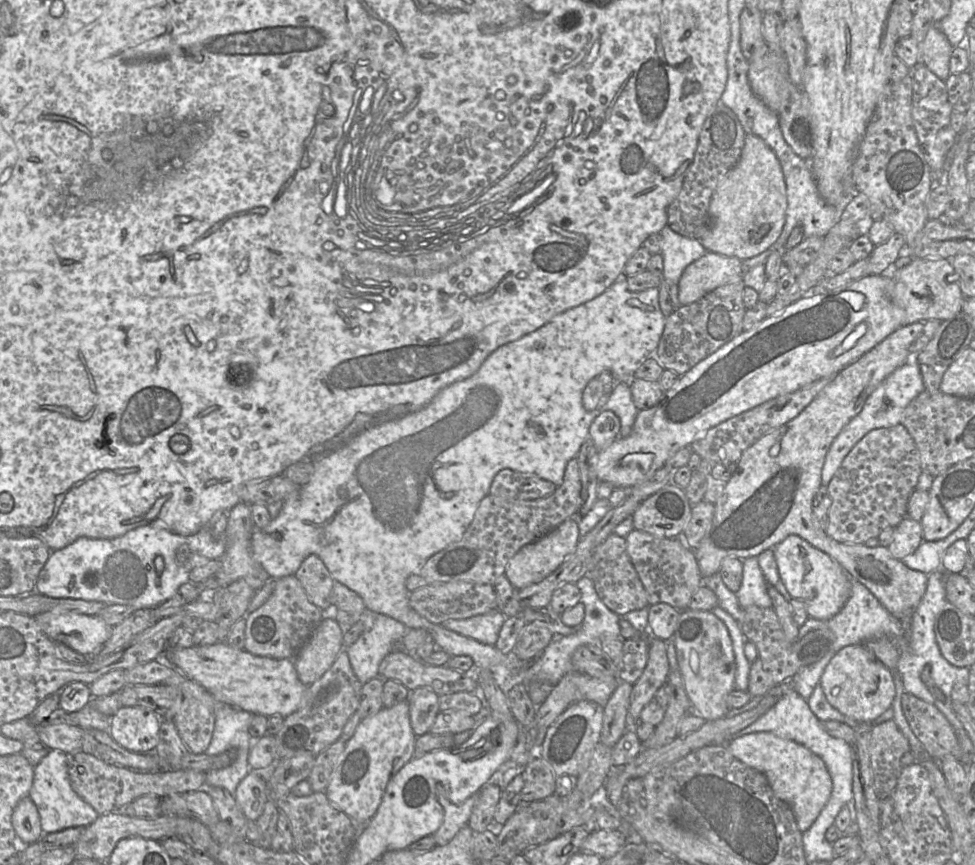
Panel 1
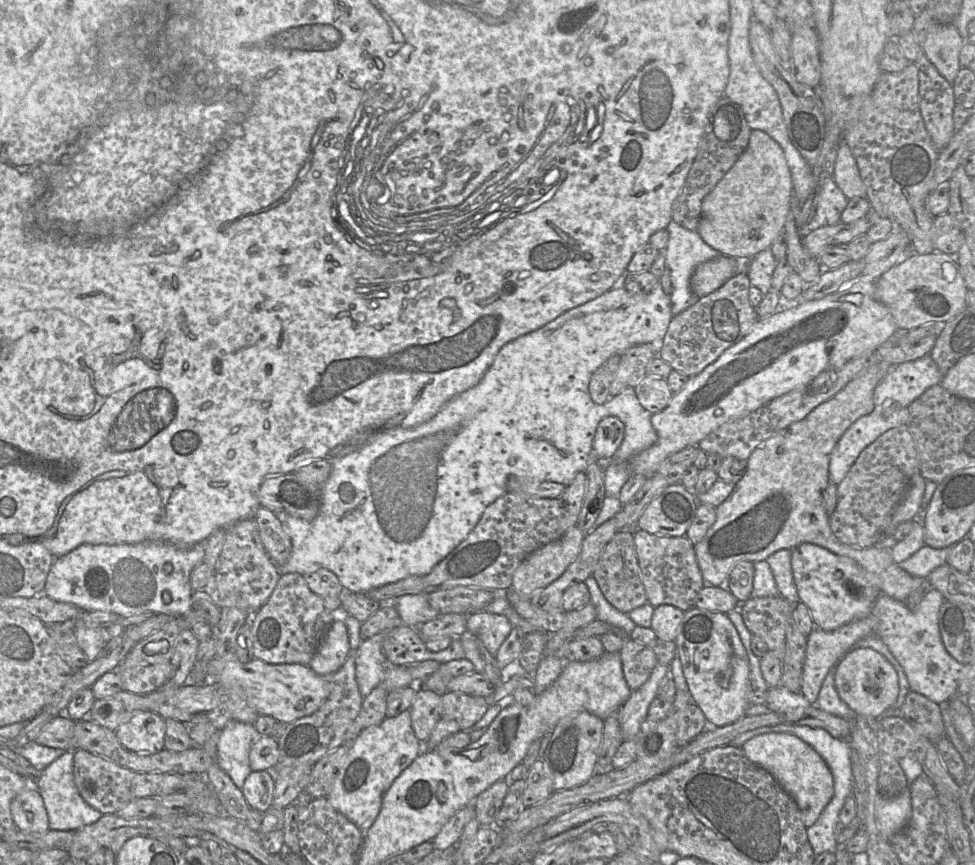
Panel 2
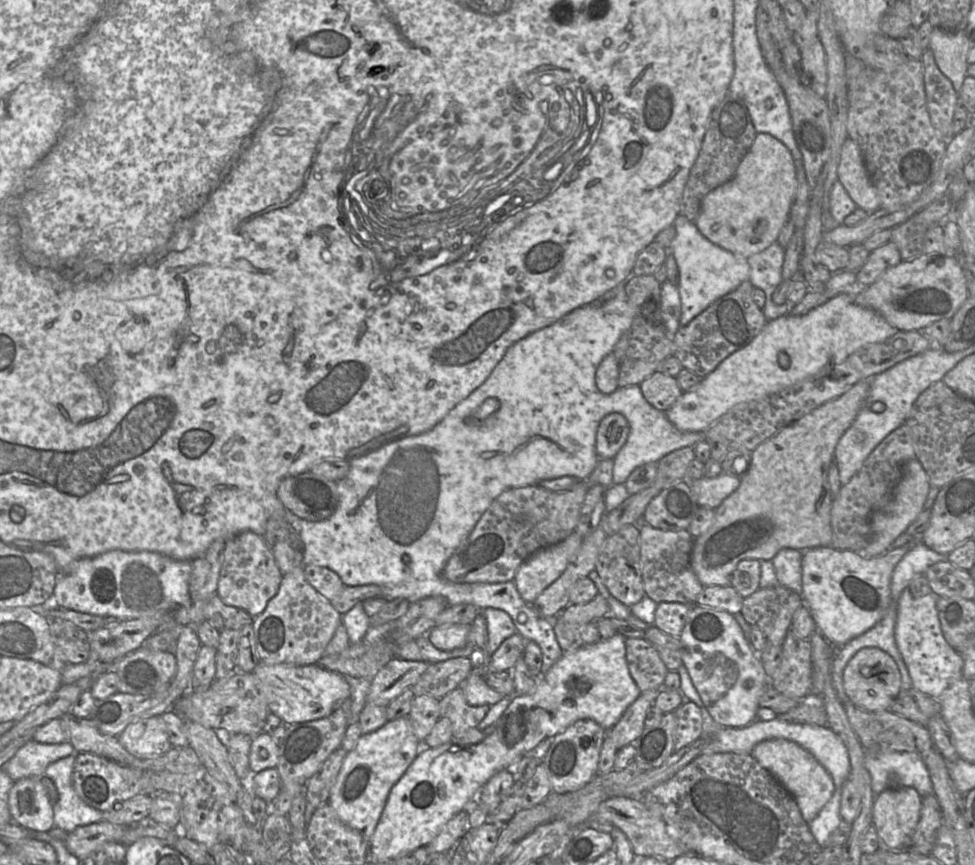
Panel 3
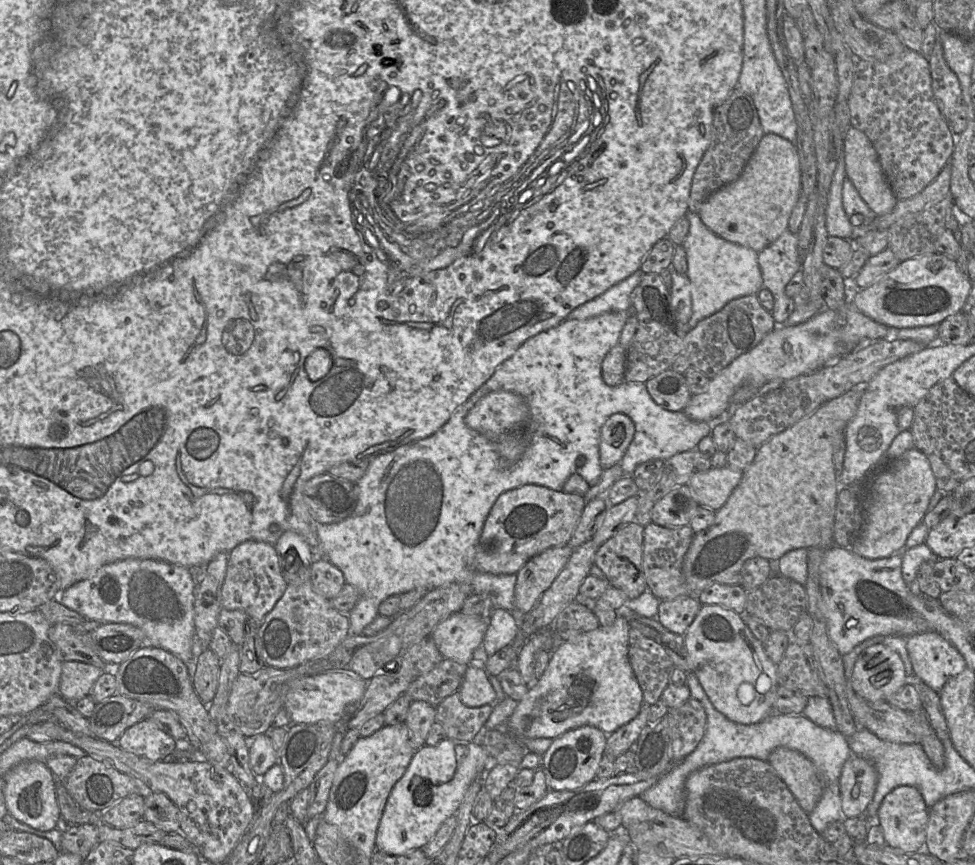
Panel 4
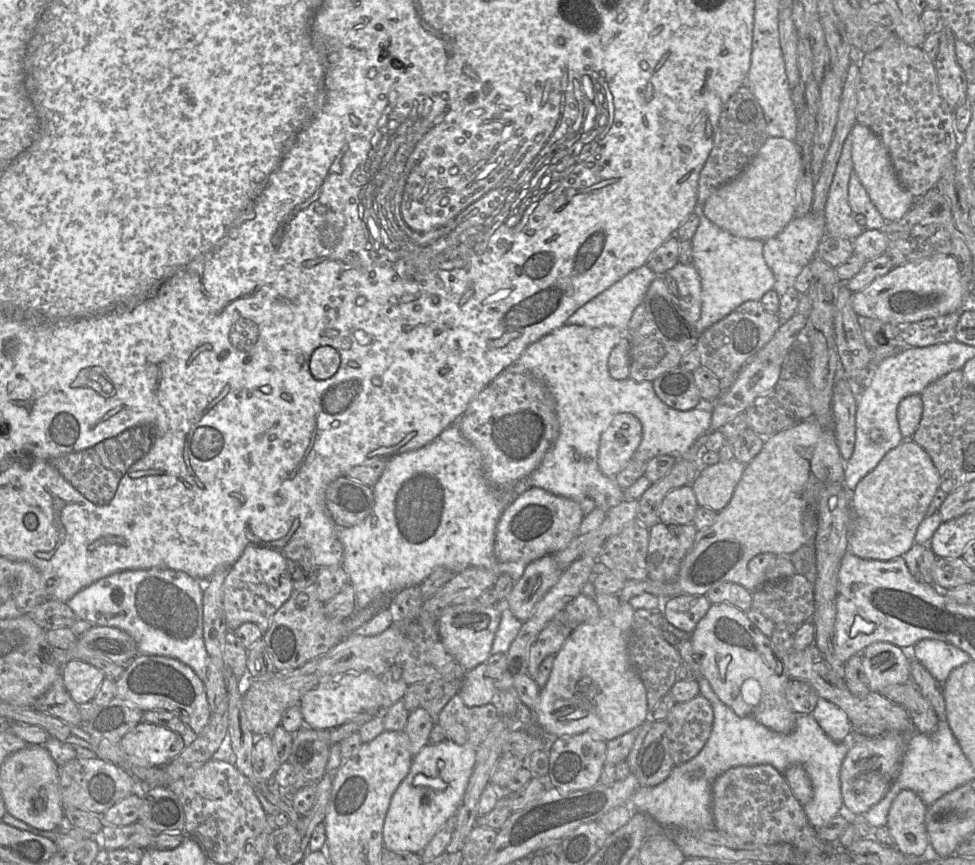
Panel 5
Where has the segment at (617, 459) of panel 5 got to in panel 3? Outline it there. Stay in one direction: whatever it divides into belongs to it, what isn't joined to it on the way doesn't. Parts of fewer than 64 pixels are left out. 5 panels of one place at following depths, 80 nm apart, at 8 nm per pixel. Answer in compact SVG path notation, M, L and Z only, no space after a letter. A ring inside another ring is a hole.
M610 413L599 423L595 450L599 459L614 459L629 435L627 419L619 413Z

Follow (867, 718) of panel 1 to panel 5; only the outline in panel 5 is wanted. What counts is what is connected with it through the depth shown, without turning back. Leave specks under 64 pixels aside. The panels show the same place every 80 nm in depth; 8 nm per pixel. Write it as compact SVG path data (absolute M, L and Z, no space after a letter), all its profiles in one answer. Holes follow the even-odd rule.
M875 642L862 652L864 673L873 692L910 680L910 664L902 649L892 643Z

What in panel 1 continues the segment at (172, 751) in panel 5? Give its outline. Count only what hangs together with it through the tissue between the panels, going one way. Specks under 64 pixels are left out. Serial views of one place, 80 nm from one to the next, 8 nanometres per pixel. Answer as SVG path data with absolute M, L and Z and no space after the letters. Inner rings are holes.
M121 706L110 718L109 733L123 748L153 752L159 742L160 717L141 706Z

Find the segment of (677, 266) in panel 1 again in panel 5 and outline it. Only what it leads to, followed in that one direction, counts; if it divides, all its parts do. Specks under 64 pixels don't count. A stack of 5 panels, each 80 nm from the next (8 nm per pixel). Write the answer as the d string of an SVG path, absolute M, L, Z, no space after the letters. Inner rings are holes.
M696 205L693 213L700 219L691 239L692 265L700 276L702 287L701 316L695 323L700 335L744 302L760 301L766 292L773 289L775 276L763 256L765 241L738 237L718 227L703 214L703 205Z

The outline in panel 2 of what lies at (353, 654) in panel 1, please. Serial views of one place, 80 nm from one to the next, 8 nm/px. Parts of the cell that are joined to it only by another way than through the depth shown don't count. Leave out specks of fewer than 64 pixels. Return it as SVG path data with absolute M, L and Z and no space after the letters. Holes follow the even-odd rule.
M386 631L363 639L353 653L355 657L355 677L362 698L365 698L384 679L387 659L383 652Z

